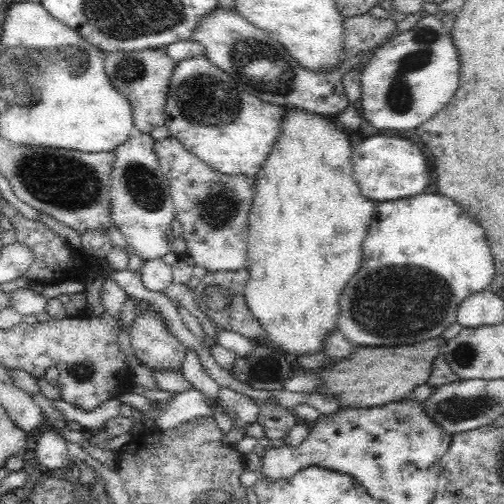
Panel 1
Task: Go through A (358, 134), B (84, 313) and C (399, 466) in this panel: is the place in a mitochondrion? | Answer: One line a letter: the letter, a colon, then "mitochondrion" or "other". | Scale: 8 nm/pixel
A: other
B: other
C: other

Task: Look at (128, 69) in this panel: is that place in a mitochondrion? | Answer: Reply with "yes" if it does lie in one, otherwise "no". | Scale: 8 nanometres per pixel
yes

